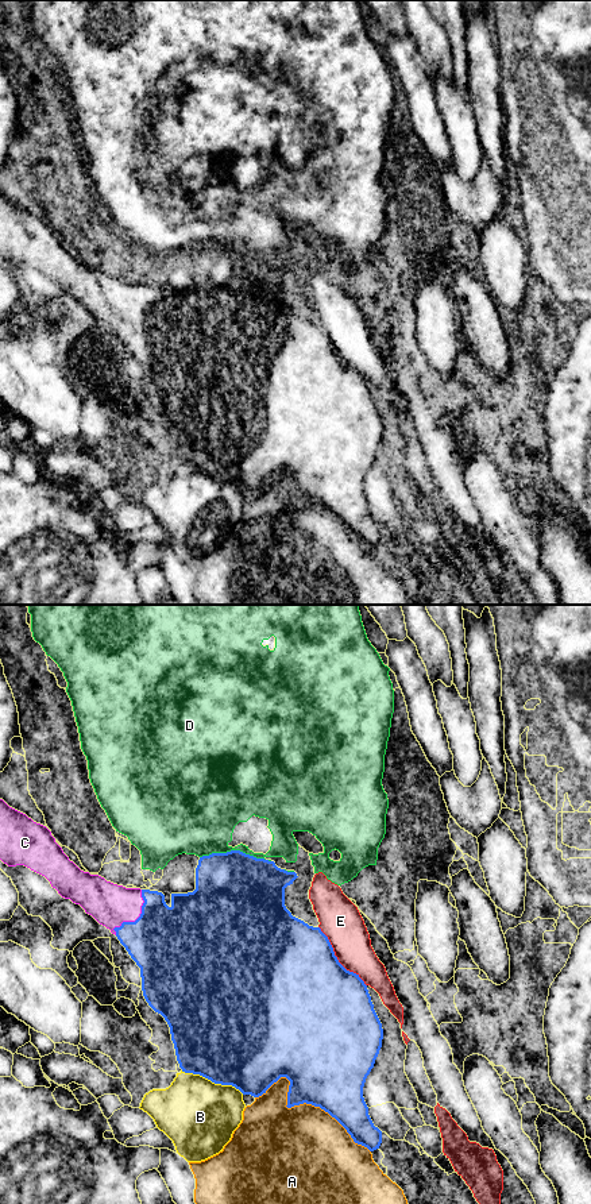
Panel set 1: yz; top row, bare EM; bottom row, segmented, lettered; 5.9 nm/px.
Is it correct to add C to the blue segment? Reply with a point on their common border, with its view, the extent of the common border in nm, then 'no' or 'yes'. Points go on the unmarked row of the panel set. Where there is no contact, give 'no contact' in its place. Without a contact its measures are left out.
contact yz (138, 313); length 320 nm; yes

